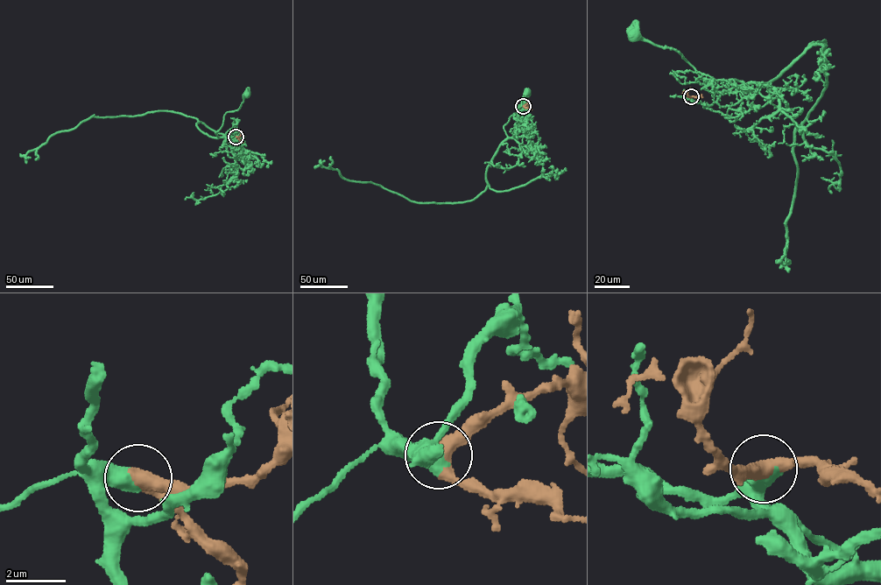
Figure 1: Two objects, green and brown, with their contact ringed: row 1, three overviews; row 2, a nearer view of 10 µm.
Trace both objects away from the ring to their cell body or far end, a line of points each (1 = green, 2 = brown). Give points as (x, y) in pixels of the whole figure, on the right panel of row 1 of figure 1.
1: (691, 96), (694, 102), (711, 104), (722, 92), (742, 88), (737, 91), (718, 93), (678, 52), (635, 36)
2: (691, 96), (702, 97)

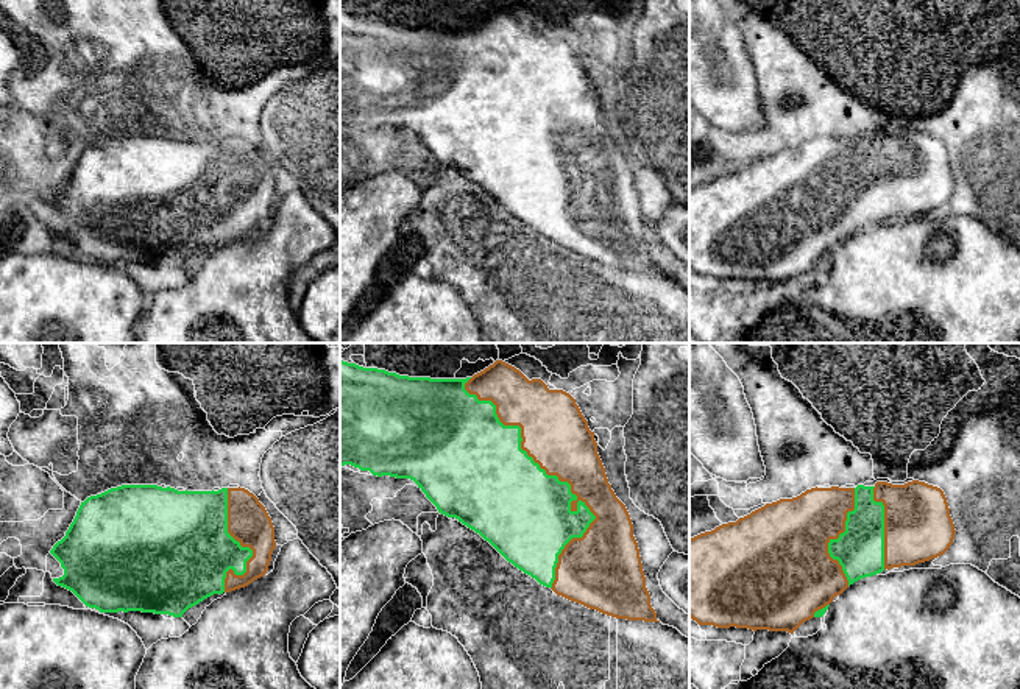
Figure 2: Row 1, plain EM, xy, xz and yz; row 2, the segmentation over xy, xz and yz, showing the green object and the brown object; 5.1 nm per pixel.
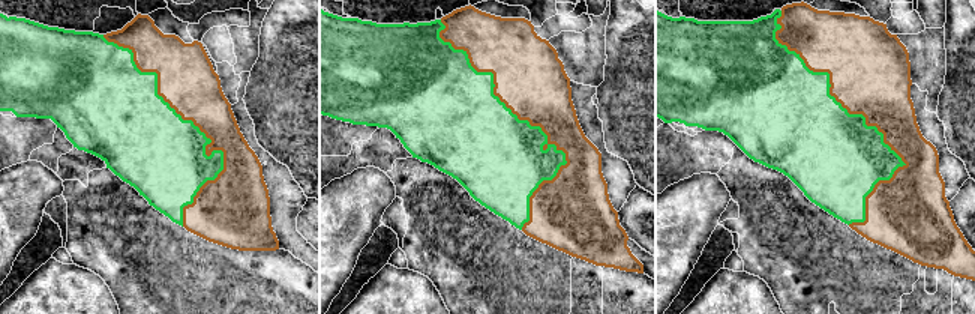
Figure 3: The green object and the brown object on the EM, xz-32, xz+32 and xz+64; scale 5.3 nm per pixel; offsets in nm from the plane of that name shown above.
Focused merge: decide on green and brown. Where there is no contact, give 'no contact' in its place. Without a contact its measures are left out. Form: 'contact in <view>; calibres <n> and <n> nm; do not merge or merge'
contact in xz; calibres 460 and 340 nm; merge

